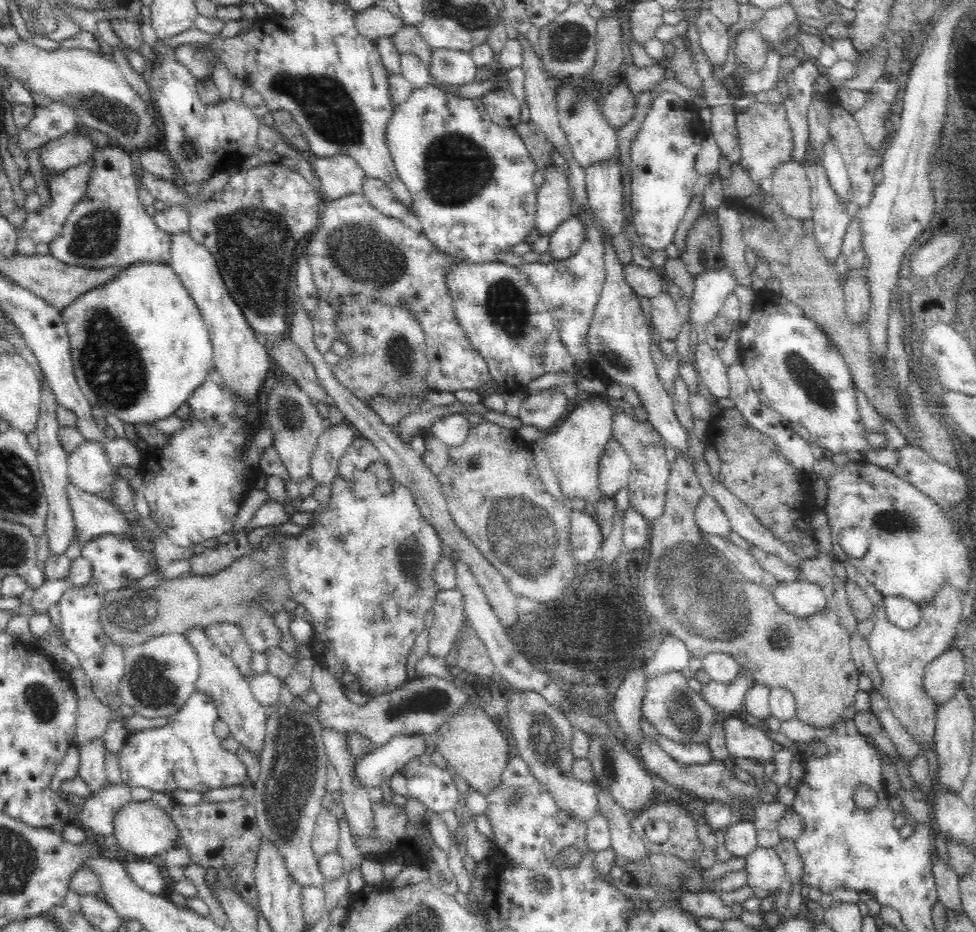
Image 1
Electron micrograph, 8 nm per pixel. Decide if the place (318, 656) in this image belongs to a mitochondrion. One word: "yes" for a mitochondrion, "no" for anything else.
no

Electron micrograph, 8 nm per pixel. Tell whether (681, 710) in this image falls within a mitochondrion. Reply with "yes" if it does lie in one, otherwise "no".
yes

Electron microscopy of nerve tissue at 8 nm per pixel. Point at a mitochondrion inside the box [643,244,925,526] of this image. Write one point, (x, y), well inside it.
(823, 395)

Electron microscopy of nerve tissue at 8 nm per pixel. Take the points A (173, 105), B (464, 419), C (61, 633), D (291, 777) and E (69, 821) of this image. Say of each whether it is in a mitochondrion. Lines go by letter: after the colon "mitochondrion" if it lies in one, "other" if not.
A: other
B: other
C: other
D: mitochondrion
E: other

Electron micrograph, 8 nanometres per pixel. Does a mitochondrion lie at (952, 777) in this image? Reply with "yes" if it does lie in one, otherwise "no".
no

